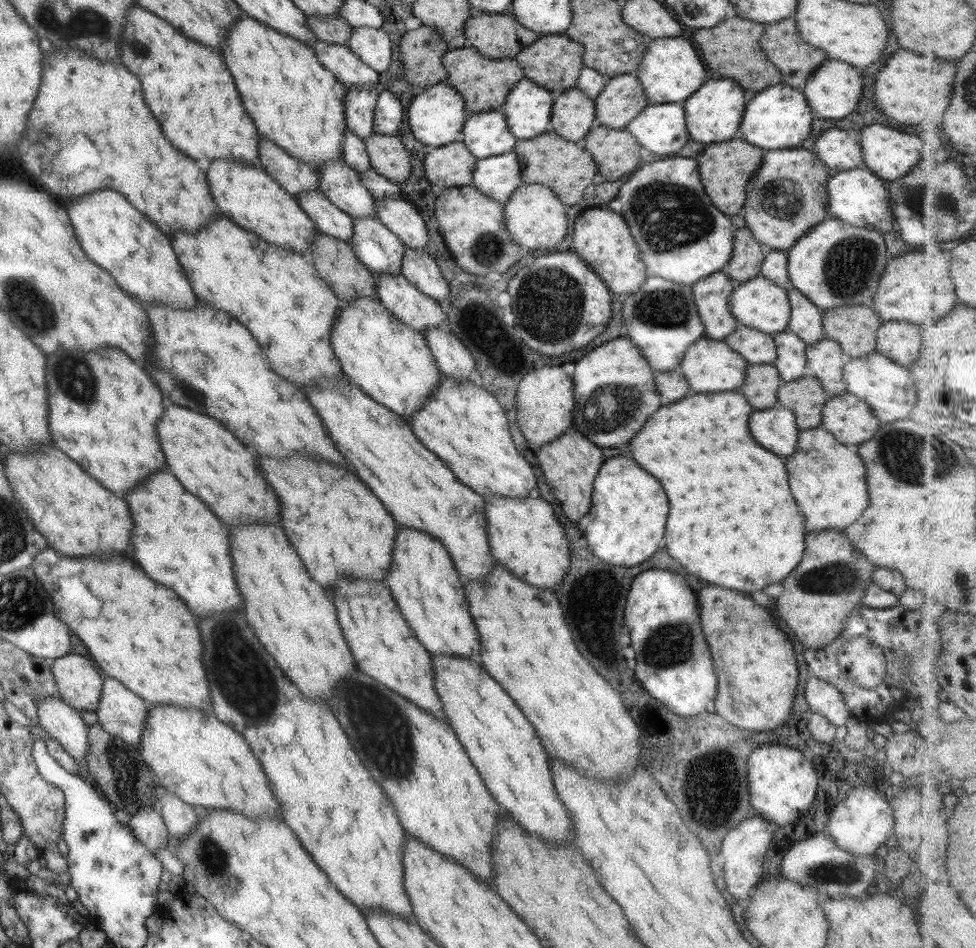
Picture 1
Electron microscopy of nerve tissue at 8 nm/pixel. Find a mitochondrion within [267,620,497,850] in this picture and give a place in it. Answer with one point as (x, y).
(384, 733)

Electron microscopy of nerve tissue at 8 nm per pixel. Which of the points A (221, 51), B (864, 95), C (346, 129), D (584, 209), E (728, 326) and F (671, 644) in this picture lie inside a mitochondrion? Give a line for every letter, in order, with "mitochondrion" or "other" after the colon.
A: other
B: other
C: other
D: other
E: other
F: mitochondrion

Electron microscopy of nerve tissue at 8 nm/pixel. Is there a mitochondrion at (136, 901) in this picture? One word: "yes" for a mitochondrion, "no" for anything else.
no

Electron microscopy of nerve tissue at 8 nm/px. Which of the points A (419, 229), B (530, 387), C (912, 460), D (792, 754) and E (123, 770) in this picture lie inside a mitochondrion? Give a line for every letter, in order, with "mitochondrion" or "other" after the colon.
A: other
B: other
C: mitochondrion
D: other
E: mitochondrion

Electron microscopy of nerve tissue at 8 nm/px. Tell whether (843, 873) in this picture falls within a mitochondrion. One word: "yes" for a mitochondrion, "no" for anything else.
yes

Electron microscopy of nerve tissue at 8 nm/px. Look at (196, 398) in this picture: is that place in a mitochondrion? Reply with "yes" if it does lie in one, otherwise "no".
yes

